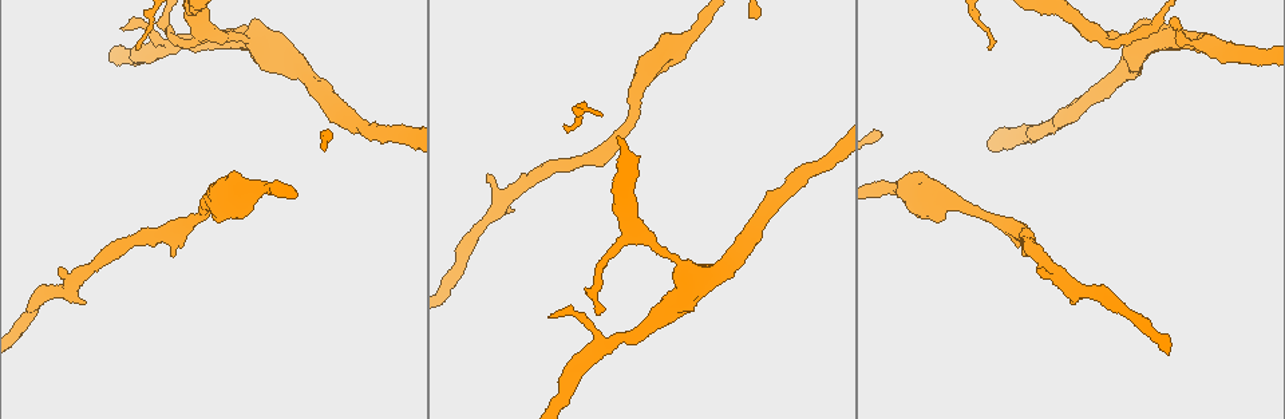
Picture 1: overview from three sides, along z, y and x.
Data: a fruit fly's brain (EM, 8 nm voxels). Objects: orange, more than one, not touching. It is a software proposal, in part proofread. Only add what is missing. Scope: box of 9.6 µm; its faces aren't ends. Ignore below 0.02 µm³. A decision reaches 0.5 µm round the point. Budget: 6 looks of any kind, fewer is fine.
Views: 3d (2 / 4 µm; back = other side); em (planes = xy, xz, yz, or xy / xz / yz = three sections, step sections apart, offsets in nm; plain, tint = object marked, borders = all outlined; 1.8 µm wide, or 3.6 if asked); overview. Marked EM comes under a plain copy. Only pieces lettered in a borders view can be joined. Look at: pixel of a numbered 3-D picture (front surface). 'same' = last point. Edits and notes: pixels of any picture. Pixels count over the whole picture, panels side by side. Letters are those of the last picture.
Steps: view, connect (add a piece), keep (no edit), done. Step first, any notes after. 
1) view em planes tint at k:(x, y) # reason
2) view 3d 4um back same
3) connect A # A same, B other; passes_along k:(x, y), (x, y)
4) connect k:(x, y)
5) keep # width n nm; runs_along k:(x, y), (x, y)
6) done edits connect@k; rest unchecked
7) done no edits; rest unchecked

view em planes borders at 1:(490, 174) # free end

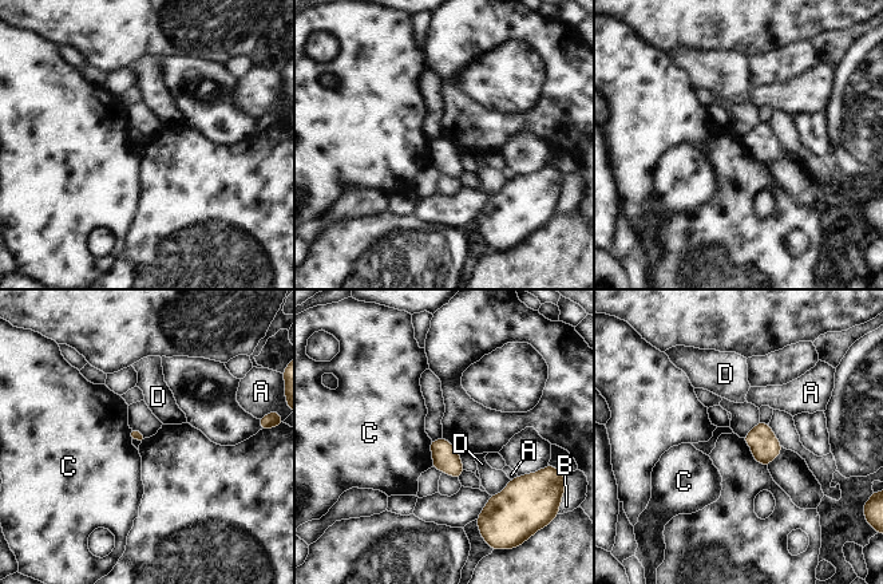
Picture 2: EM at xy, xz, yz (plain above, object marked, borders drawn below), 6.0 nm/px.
keep # longest_contact C 170 nm; A other, B other, C other, D other; border 2:(431, 440), (432, 466); no lettered piece goes on from it

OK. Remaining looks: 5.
view em yz step 16 borders at 1:(1025, 256) # free end

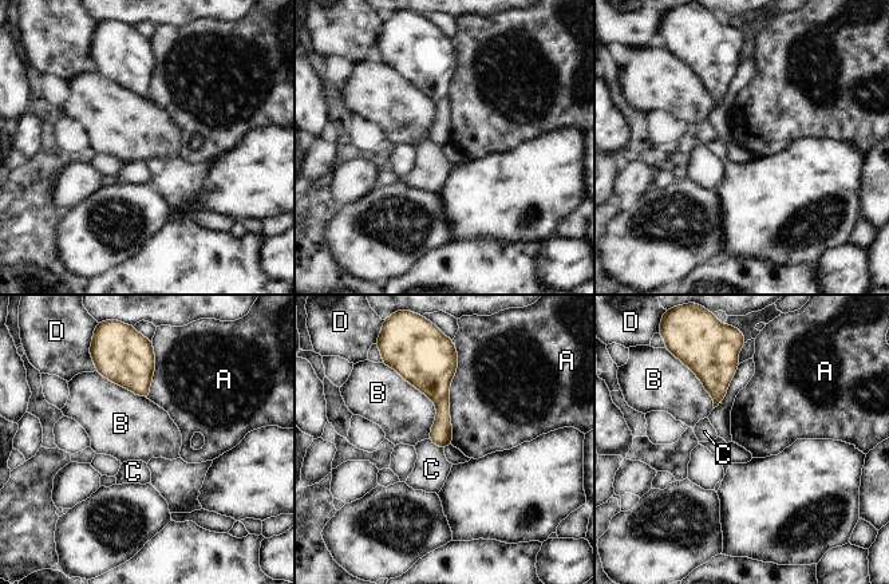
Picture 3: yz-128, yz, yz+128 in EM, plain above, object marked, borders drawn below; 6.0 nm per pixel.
keep # A other, B other, C other, D other; border 3:(429, 440), (443, 449); no lettered piece goes on from it

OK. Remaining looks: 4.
view em planes borders at 1:(1180, 28) # an open end

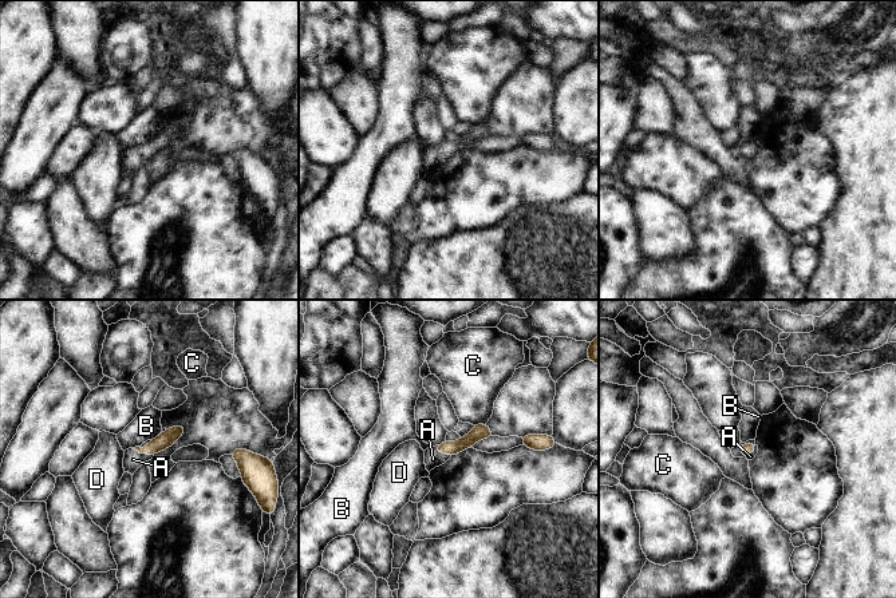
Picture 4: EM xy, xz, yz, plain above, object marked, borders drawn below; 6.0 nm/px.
connect A # A same, B other, C other, D other; passes_along 4:(478, 432), (442, 452), (433, 459); the neuron continues

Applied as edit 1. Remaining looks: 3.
done edits connect@4; rest unchecked

